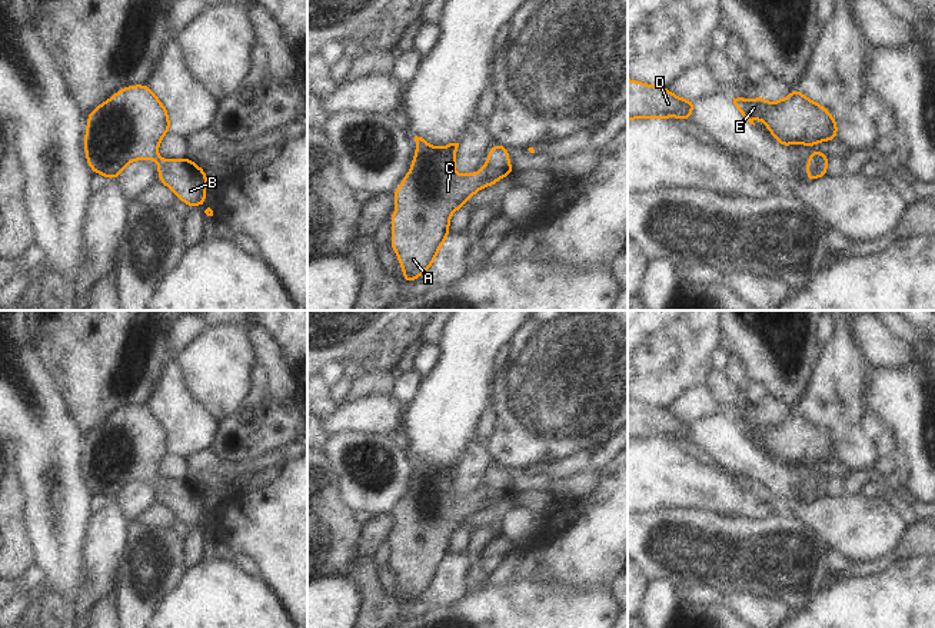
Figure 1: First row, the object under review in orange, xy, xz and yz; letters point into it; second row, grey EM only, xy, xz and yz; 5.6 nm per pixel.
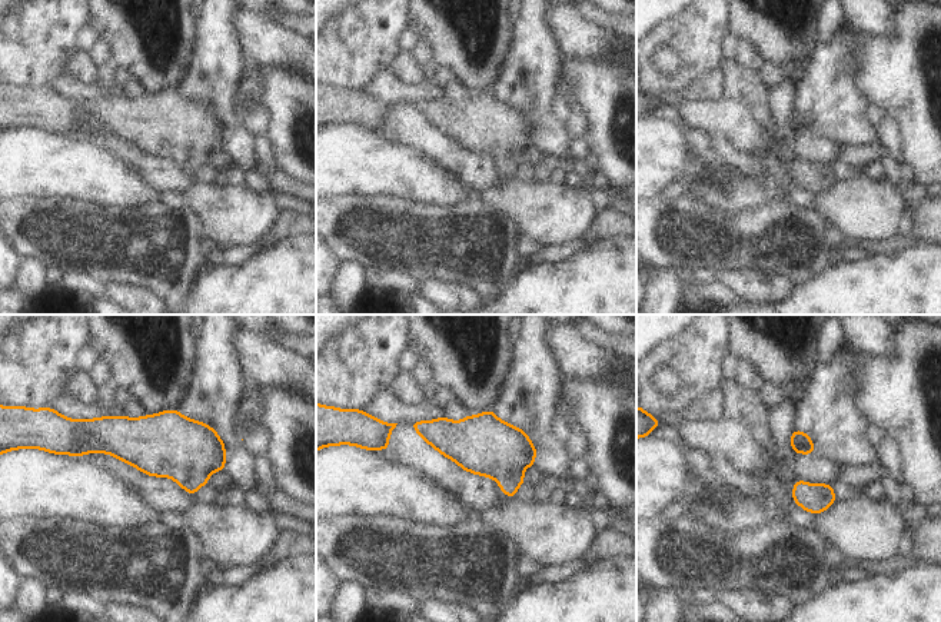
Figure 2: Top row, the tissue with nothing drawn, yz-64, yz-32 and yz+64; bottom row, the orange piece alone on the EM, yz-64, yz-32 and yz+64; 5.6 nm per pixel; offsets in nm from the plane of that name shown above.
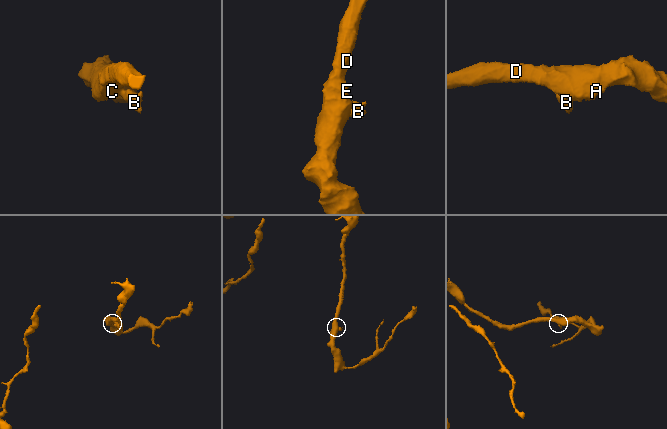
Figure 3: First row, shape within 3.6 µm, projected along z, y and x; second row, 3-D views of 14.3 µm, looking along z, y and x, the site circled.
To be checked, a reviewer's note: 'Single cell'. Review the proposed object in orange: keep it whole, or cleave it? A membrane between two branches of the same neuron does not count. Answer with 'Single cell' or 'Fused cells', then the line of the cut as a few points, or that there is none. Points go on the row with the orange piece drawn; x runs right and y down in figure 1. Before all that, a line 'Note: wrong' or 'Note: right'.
Note: right
Single cell. No split

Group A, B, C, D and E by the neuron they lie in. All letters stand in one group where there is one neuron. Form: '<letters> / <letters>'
A B C D E

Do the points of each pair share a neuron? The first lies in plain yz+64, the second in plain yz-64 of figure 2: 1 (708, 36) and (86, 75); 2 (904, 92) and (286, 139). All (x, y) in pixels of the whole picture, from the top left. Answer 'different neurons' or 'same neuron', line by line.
1: different neurons
2: same neuron

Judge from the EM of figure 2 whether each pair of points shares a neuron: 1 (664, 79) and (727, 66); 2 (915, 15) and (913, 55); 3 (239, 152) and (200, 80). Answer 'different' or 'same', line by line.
1: different
2: same
3: same

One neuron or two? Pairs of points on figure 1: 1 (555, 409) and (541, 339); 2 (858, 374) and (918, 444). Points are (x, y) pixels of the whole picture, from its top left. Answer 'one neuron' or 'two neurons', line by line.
1: one neuron
2: two neurons

